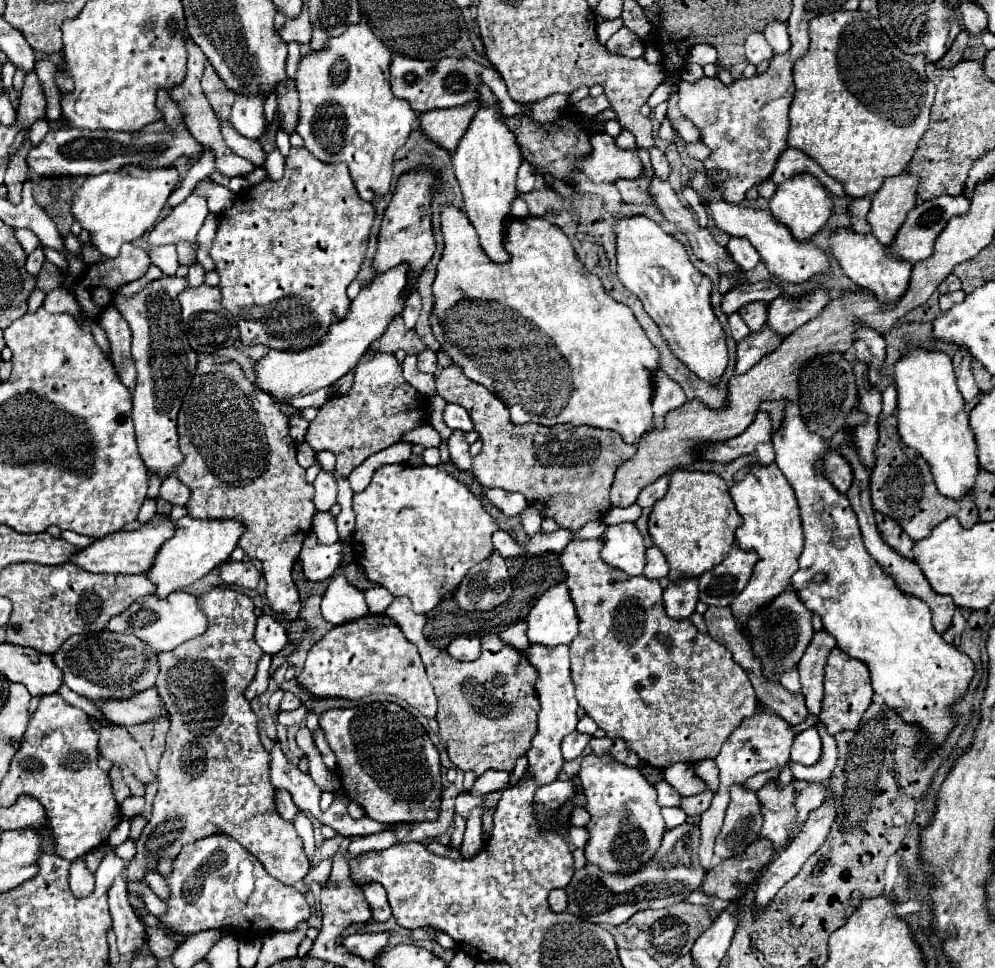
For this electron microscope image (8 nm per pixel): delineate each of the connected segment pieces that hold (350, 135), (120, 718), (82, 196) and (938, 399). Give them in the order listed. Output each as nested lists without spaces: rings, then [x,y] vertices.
[[[367,24],[349,26],[323,52],[301,58],[295,88],[299,92],[299,130],[305,148],[327,164],[345,162],[357,194],[375,204],[389,192],[393,156],[409,138],[417,114],[393,96],[389,86],[391,50],[379,42]]]
[[[157,688],[145,690],[139,698],[131,698],[131,702],[107,702],[107,706],[99,708],[107,720],[119,726],[135,726],[167,716]]]
[[[127,166],[119,172],[87,176],[83,186],[75,192],[71,200],[71,214],[89,234],[91,246],[95,246],[107,258],[117,258],[119,248],[125,242],[141,238],[155,226],[169,194],[177,186],[177,180],[179,174],[173,168],[159,168],[147,172],[137,166]]]
[[[909,350],[895,364],[897,386],[897,420],[899,434],[905,446],[917,450],[931,468],[939,494],[961,500],[975,488],[975,476],[979,472],[975,434],[969,430],[969,416],[965,402],[955,386],[955,374],[951,358],[943,352]]]

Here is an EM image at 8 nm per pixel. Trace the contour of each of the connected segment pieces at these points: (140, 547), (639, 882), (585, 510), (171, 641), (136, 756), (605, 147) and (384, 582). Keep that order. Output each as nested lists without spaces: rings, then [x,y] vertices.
[[[173,520],[157,522],[157,526],[145,524],[145,526],[141,526],[139,530],[133,530],[133,532],[115,532],[115,534],[109,534],[109,536],[97,540],[97,542],[93,542],[85,550],[81,550],[79,554],[75,554],[75,558],[71,558],[71,562],[81,566],[83,570],[89,570],[89,572],[143,574],[143,572],[147,572],[153,566],[159,548],[173,534],[175,534],[175,522]]]
[[[685,822],[669,832],[665,832],[655,858],[647,862],[641,870],[633,874],[609,874],[599,866],[585,866],[577,870],[567,884],[567,912],[599,924],[619,926],[627,922],[635,912],[647,908],[667,908],[671,904],[683,902],[693,890],[697,890],[705,878],[705,870],[699,866],[697,858],[699,826]]]
[[[449,366],[443,368],[437,376],[437,394],[453,404],[463,406],[471,420],[475,430],[480,434],[480,440],[483,443],[483,450],[473,458],[473,476],[481,482],[481,486],[499,486],[509,492],[521,492],[531,506],[539,510],[543,518],[553,518],[559,528],[577,532],[583,528],[587,522],[603,518],[605,512],[609,510],[609,486],[613,482],[615,470],[619,464],[629,460],[635,454],[635,446],[629,446],[623,442],[623,438],[615,432],[609,430],[595,430],[591,426],[579,426],[571,428],[567,424],[559,424],[553,428],[545,428],[539,424],[513,424],[510,421],[509,409],[501,399],[487,392],[481,384],[471,382],[461,366]]]
[[[175,590],[167,598],[157,598],[155,594],[147,598],[139,598],[127,614],[115,616],[109,624],[107,630],[111,632],[125,632],[125,634],[135,634],[143,638],[151,648],[155,650],[173,650],[179,644],[201,636],[207,630],[207,616],[197,604],[197,596],[185,592],[185,590]]]
[[[91,720],[91,724],[101,734],[99,748],[101,748],[103,758],[113,760],[115,766],[119,766],[119,768],[129,766],[129,770],[145,784],[155,780],[151,770],[147,768],[147,760],[145,760],[141,746],[131,738],[131,734],[127,734],[125,728],[119,728],[119,726],[107,728],[107,726],[101,726],[101,722],[97,722],[97,720]]]
[[[583,116],[583,120],[585,120],[583,126],[587,130],[595,132],[591,136],[591,146],[593,146],[591,156],[581,158],[577,162],[577,168],[587,178],[591,178],[595,184],[601,184],[601,182],[613,184],[621,178],[635,180],[645,172],[637,150],[635,148],[633,150],[621,150],[621,148],[617,148],[615,138],[611,138],[611,136],[619,136],[623,132],[623,126],[617,120],[605,122],[603,128],[591,124],[591,120],[587,116]]]
[[[387,464],[381,466],[371,484],[353,496],[353,510],[357,514],[357,526],[353,532],[355,561],[365,570],[369,582],[387,588],[395,598],[407,596],[413,602],[417,614],[427,614],[439,600],[455,592],[465,574],[479,562],[493,554],[493,532],[499,530],[495,520],[477,500],[477,496],[451,474],[437,466],[409,466],[409,464]]]

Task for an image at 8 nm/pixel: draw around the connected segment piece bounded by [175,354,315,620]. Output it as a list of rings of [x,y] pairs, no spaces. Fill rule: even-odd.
[[[215,354],[201,356],[195,378],[179,410],[179,446],[185,462],[179,466],[179,470],[175,470],[175,476],[191,488],[191,502],[187,504],[189,516],[239,518],[247,526],[239,546],[249,558],[261,562],[263,578],[267,582],[265,596],[269,608],[281,614],[285,620],[297,620],[301,602],[291,572],[301,552],[303,540],[311,532],[315,506],[311,502],[313,484],[305,480],[305,468],[301,468],[297,462],[297,446],[291,442],[287,426],[289,418],[281,412],[281,406],[273,402],[267,392],[249,382],[243,374],[243,368],[235,360]]]

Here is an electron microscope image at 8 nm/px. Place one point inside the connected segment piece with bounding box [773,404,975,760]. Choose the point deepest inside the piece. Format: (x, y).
(920, 676)

